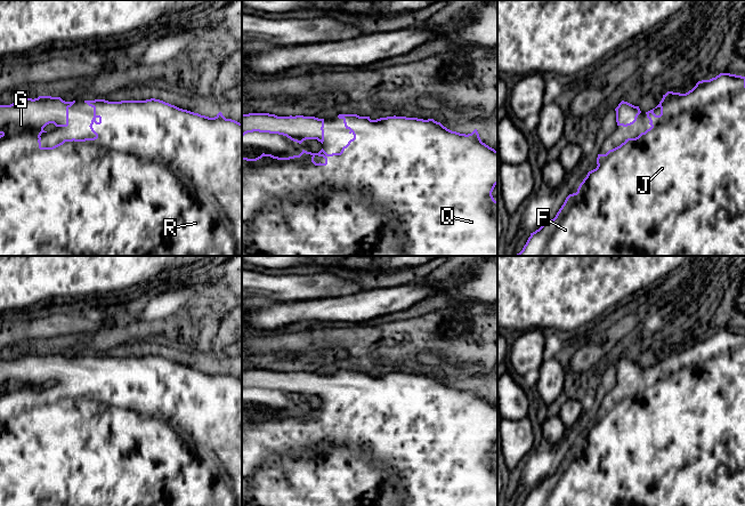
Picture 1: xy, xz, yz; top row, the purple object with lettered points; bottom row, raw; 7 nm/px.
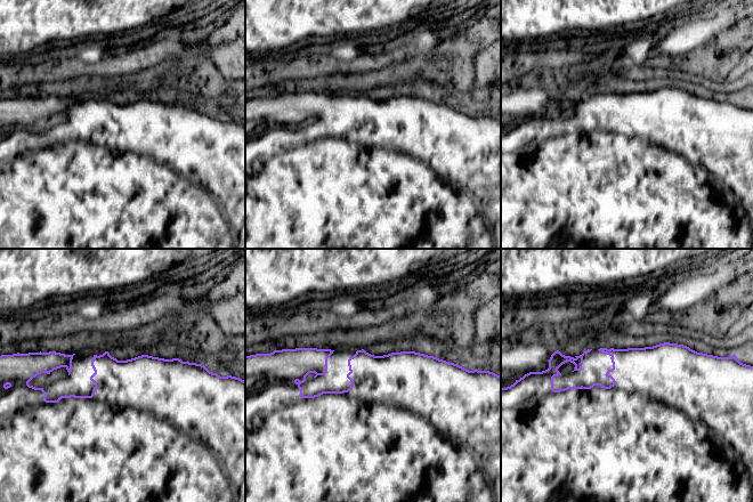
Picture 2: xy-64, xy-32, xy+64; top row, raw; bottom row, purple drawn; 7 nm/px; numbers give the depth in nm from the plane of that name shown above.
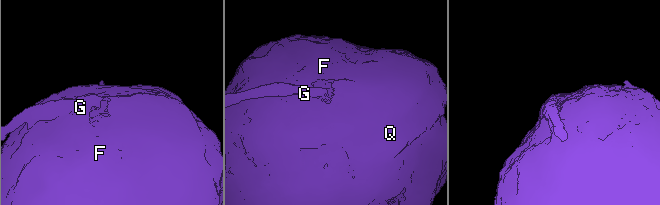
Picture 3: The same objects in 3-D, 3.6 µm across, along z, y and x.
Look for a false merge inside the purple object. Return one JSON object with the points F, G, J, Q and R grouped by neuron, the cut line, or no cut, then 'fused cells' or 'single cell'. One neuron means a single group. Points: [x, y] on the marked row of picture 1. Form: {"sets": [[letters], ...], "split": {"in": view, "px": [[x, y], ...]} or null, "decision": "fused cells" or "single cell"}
{"sets": [["F", "G", "J", "Q", "R"]], "split": null, "decision": "single cell"}

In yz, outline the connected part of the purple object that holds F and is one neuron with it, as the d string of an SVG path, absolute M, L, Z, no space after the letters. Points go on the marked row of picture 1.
M720 73L710 80L702 80L686 94L667 91L659 104L646 112L651 126L635 138L627 138L606 154L598 154L597 168L589 171L577 192L569 194L553 219L548 219L538 230L531 233L523 250L515 256L745 256L745 77Z

